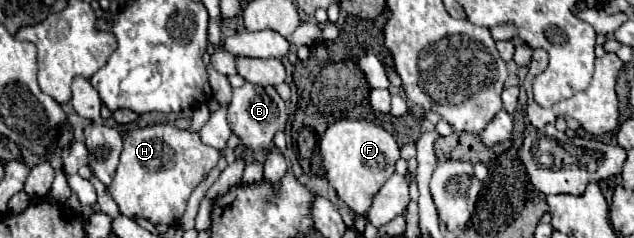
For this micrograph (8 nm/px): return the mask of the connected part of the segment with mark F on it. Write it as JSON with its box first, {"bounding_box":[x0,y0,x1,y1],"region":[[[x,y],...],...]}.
{"bounding_box":[320,120,400,216],"region":[[[338,120],[320,138],[320,154],[328,182],[334,186],[338,198],[354,212],[364,216],[370,208],[374,194],[394,174],[394,166],[400,160],[400,146],[384,128],[366,120]]]}

